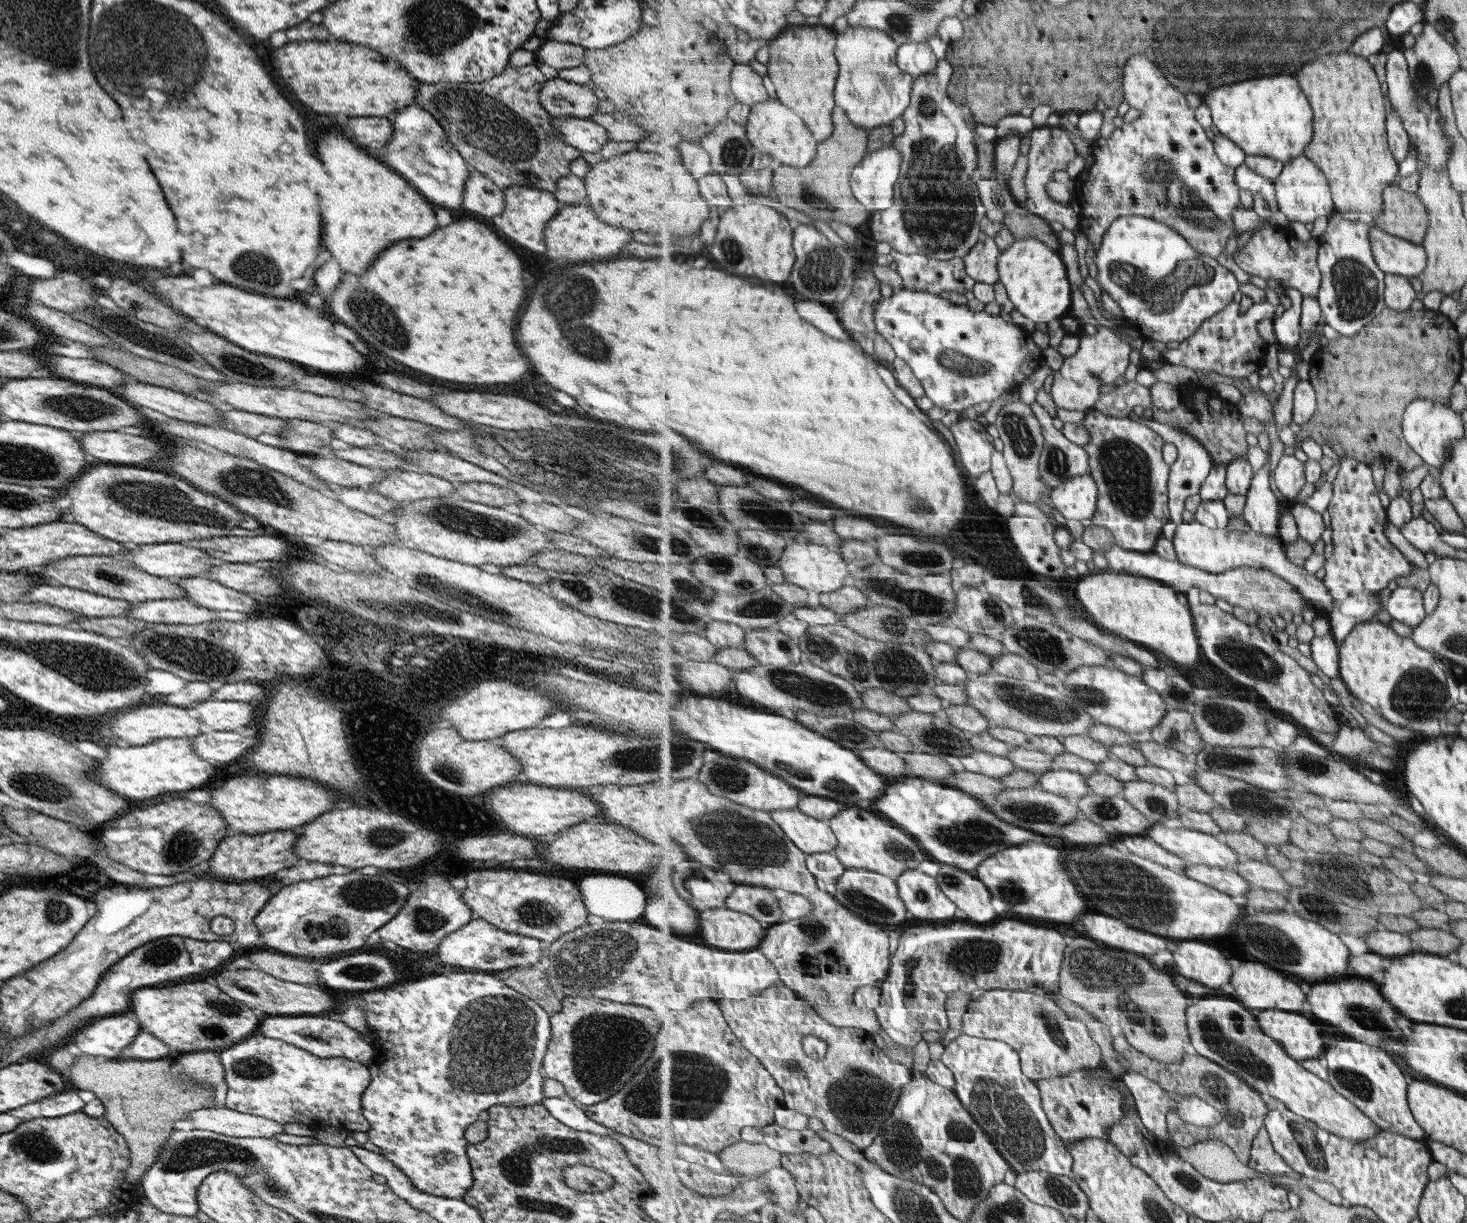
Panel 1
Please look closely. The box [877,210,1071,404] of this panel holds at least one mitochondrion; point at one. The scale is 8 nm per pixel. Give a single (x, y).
(960, 363)

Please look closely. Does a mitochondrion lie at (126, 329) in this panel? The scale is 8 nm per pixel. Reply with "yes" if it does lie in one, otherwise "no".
yes

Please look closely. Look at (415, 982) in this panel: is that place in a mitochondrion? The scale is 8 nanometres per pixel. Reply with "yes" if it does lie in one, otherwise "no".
no

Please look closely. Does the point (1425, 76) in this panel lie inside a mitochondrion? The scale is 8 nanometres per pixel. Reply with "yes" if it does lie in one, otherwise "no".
yes

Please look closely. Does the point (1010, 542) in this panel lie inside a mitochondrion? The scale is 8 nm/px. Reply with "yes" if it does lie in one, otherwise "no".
no

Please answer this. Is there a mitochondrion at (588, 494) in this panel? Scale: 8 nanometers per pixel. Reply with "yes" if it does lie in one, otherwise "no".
no

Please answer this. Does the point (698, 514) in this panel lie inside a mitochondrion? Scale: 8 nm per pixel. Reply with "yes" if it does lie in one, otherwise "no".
yes

